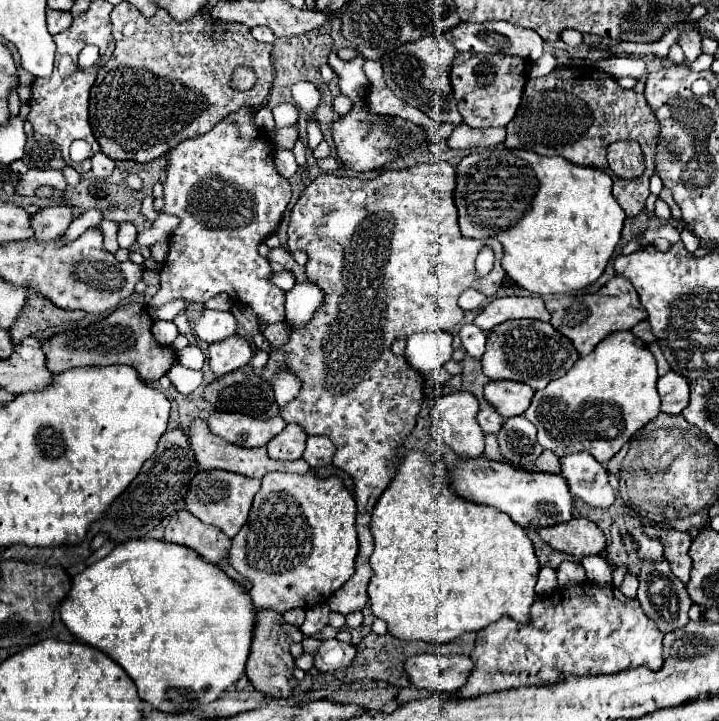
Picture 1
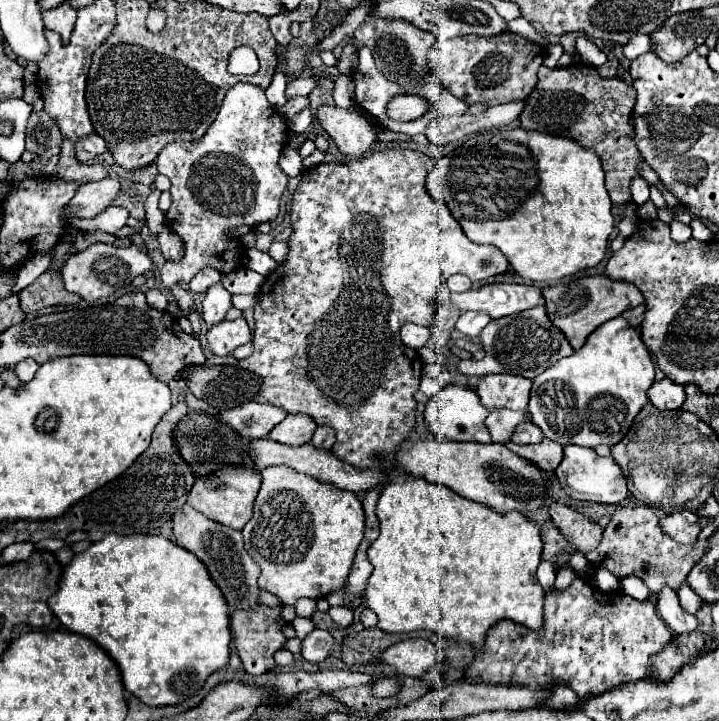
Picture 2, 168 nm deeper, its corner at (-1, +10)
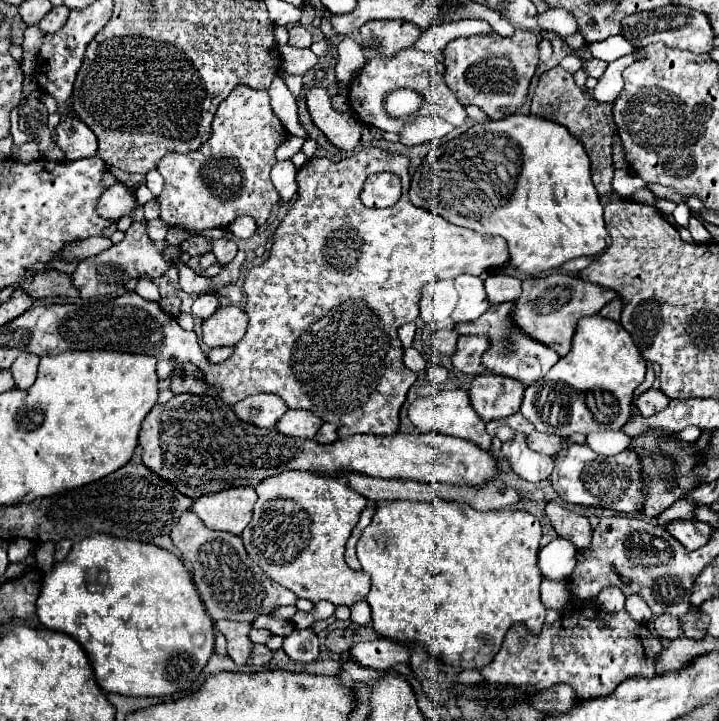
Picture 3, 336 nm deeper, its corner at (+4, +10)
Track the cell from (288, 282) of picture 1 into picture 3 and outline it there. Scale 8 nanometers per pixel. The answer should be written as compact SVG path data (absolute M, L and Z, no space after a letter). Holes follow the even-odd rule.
M213 238L213 244L211 244L211 252L217 256L219 264L225 266L229 264L237 254L237 245L227 238Z

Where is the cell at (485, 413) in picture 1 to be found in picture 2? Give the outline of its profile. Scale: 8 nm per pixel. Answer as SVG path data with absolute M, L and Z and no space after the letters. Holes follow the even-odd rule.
M504 408L490 410L486 418L486 426L490 430L492 442L506 442L510 434L514 432L516 424L520 424L520 420L526 420L526 418L528 418L526 412L514 412L514 410L504 410Z

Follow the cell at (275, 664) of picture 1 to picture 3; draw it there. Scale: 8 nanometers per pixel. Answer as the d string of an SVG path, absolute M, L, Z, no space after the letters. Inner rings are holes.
M217 620L215 626L227 638L227 654L229 654L229 658L237 666L247 664L247 660L251 656L251 646L253 646L253 642L247 636L249 630L251 630L251 624L231 622L231 620Z

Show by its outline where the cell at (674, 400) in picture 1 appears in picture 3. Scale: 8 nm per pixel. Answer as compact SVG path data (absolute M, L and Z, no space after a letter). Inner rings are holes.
M649 388L647 392L639 394L639 396L633 400L633 404L635 404L635 408L639 410L641 416L649 418L649 416L661 412L661 410L669 404L669 398L663 396L661 390L653 390L653 388Z

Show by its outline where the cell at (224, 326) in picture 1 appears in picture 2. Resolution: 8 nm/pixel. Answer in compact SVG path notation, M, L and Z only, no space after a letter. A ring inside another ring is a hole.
M214 284L202 300L202 318L208 326L220 324L222 320L226 320L226 312L230 308L232 308L232 294L222 284Z

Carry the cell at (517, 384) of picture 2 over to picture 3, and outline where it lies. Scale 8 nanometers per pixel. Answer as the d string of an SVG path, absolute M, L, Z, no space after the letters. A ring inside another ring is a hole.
M485 372L473 378L469 396L475 412L485 422L491 422L519 412L523 390L525 386L513 378Z

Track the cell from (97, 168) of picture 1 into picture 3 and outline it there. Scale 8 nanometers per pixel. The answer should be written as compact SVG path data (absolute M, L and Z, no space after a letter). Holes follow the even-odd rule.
M67 118L57 124L55 144L63 150L67 160L79 160L97 154L95 134L79 118Z

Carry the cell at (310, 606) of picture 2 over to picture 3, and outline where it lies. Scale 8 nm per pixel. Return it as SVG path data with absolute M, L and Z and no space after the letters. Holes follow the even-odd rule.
M185 512L179 518L171 532L171 540L175 548L181 550L183 560L189 564L197 592L213 620L225 618L237 622L253 622L257 616L269 614L279 606L295 604L297 600L291 590L269 580L267 574L257 564L253 564L239 536L209 530L205 524L201 524L195 512Z

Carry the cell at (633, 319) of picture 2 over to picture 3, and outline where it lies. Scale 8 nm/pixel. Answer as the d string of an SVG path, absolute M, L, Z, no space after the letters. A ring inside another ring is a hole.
M619 298L611 300L607 306L603 306L603 310L599 314L605 316L605 318L611 318L615 322L619 322L619 318L621 318L621 300Z

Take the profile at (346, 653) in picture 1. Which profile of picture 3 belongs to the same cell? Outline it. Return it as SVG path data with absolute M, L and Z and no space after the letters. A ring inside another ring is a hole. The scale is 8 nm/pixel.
M295 628L295 632L291 632L283 640L283 650L291 660L313 662L319 656L319 638L311 628L307 630Z

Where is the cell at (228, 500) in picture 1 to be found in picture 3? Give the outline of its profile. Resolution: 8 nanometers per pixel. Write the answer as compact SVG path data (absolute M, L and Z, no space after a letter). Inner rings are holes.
M251 486L229 488L197 498L193 502L193 512L203 520L207 528L239 536L251 522L255 500L257 494Z

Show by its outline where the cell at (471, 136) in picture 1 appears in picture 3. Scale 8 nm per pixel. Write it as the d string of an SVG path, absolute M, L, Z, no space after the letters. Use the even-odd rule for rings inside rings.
M417 116L413 122L407 122L399 132L399 142L405 146L423 144L433 138L443 138L455 126L439 116Z

